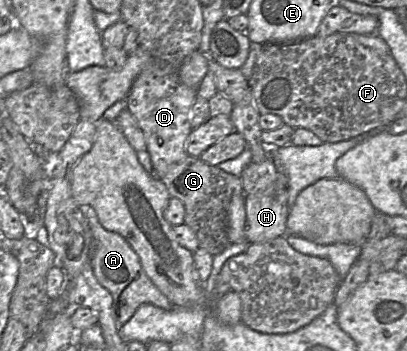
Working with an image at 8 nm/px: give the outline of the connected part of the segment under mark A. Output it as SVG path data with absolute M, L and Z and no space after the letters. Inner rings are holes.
M82 205L80 209L86 217L92 232L91 264L94 275L99 284L111 293L115 319L118 323L121 326L125 324L138 307L144 303L149 303L166 310L171 309L173 305L146 275L139 256L127 240L120 234L105 229L92 206Z

